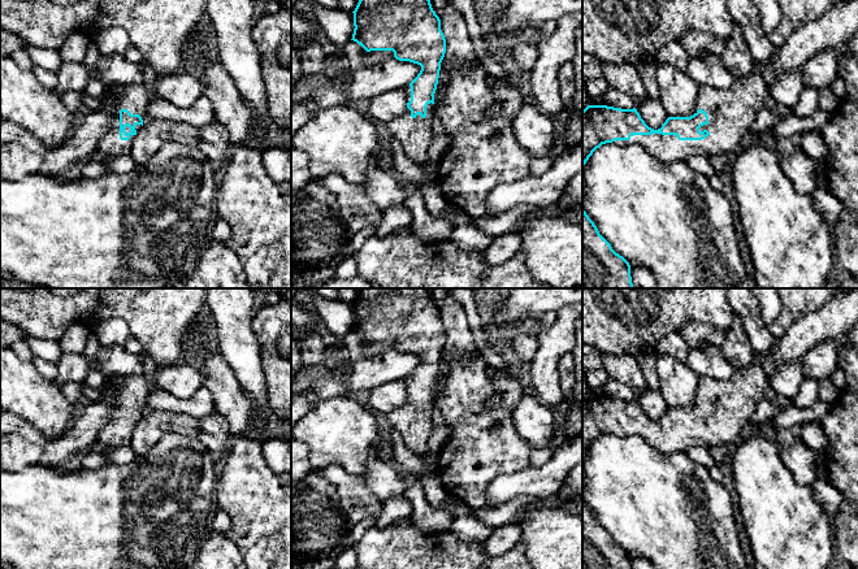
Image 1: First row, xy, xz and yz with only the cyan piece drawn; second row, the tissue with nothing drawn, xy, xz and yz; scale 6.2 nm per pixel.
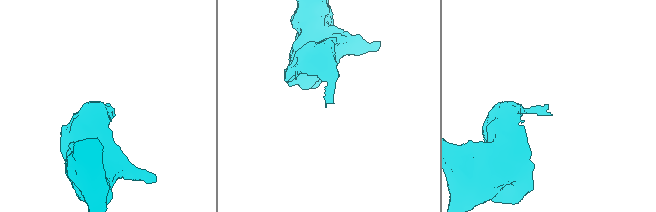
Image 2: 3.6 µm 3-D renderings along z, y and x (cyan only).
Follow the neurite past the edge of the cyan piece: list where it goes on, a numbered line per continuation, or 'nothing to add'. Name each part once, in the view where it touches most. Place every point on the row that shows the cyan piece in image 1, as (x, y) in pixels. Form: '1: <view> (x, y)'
1: yz (731, 111)

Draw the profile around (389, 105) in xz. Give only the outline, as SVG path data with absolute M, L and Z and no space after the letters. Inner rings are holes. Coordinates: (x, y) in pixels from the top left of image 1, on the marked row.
M403 88L382 92L369 99L367 117L374 123L389 123L407 110L407 96Z

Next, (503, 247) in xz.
M516 225L510 233L494 236L491 244L484 251L485 259L491 265L502 265L520 252L520 227Z

